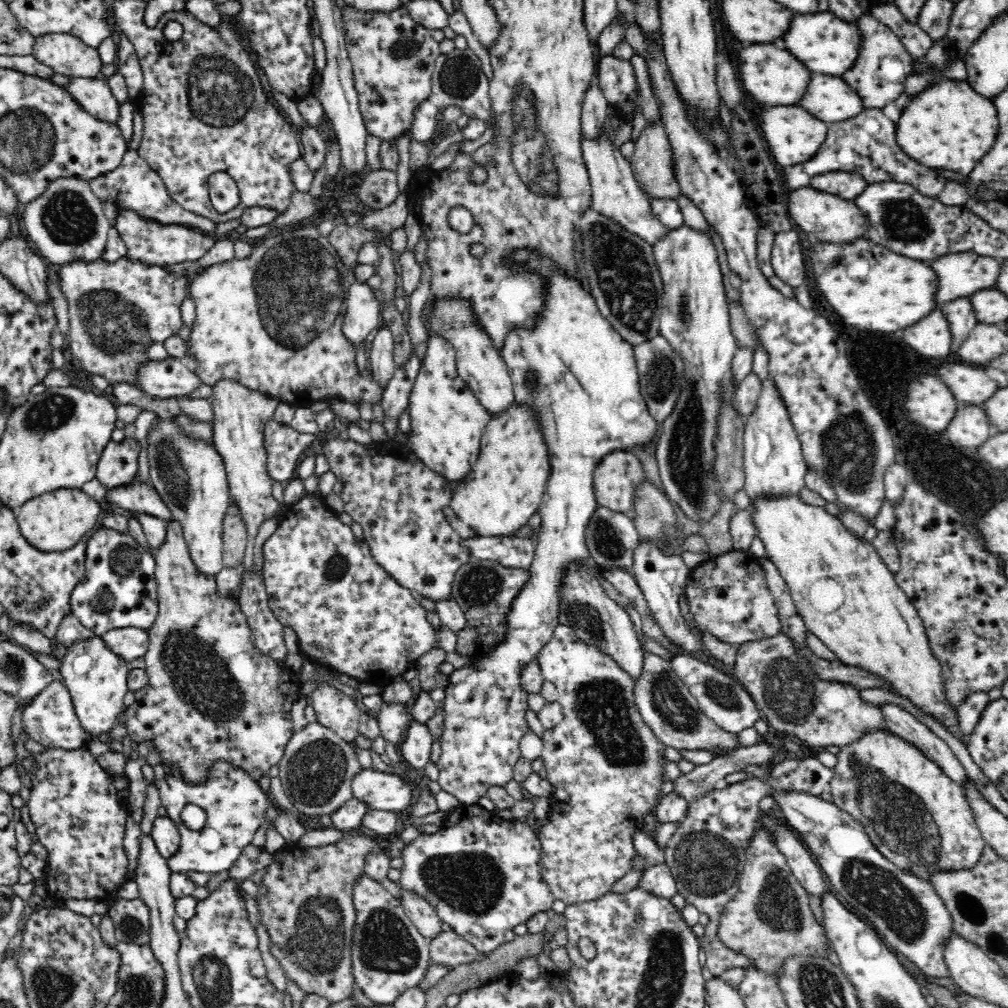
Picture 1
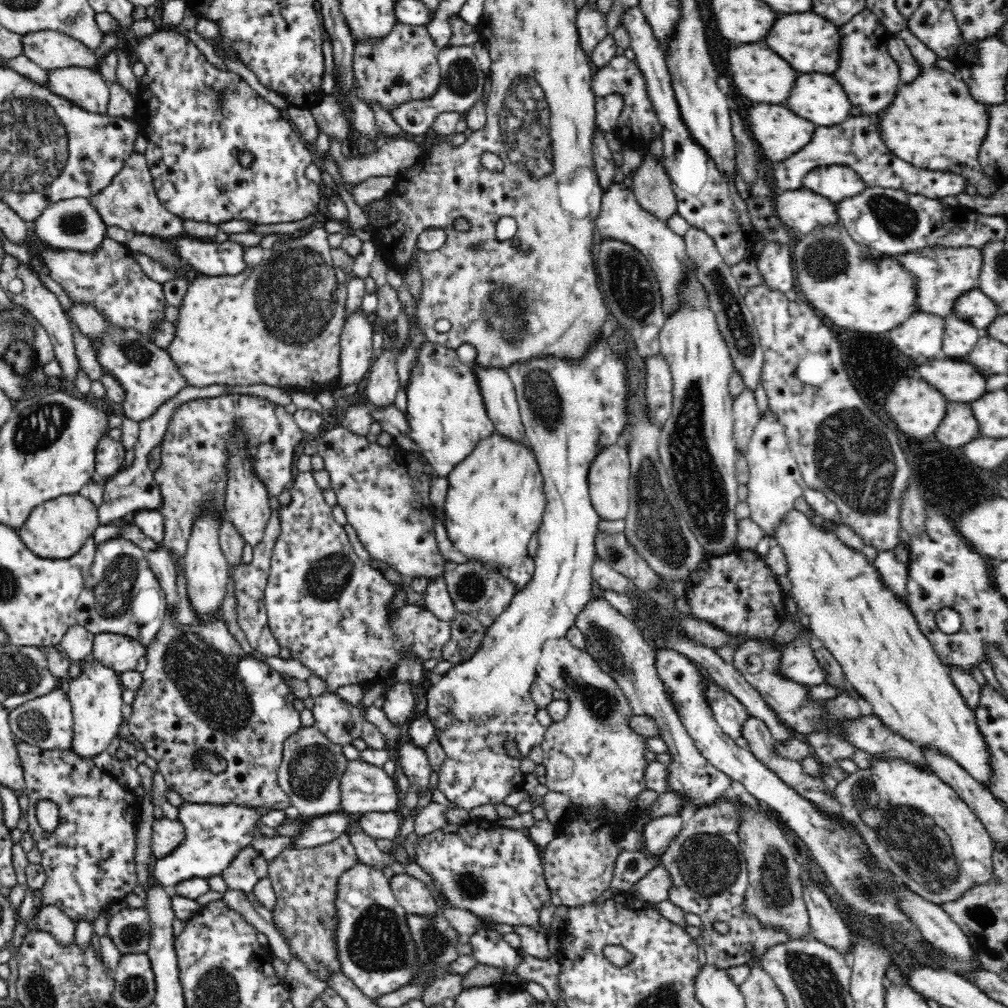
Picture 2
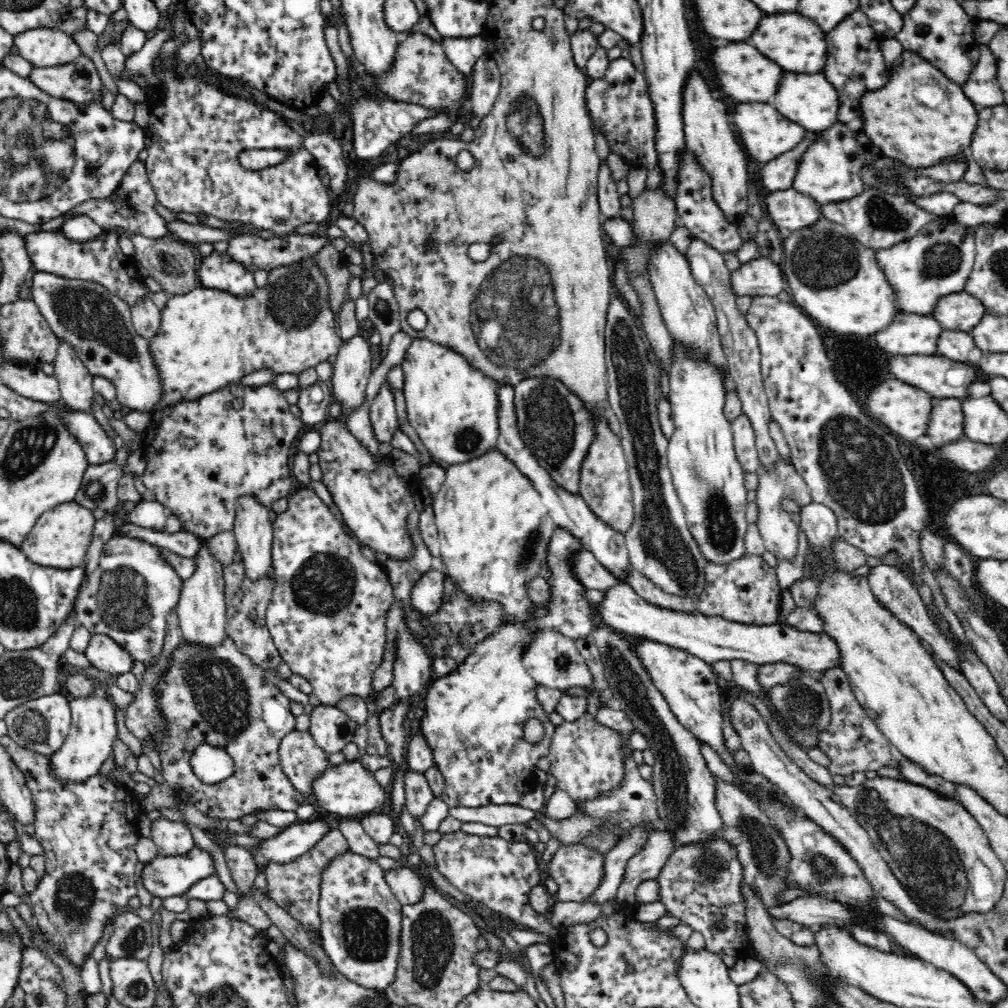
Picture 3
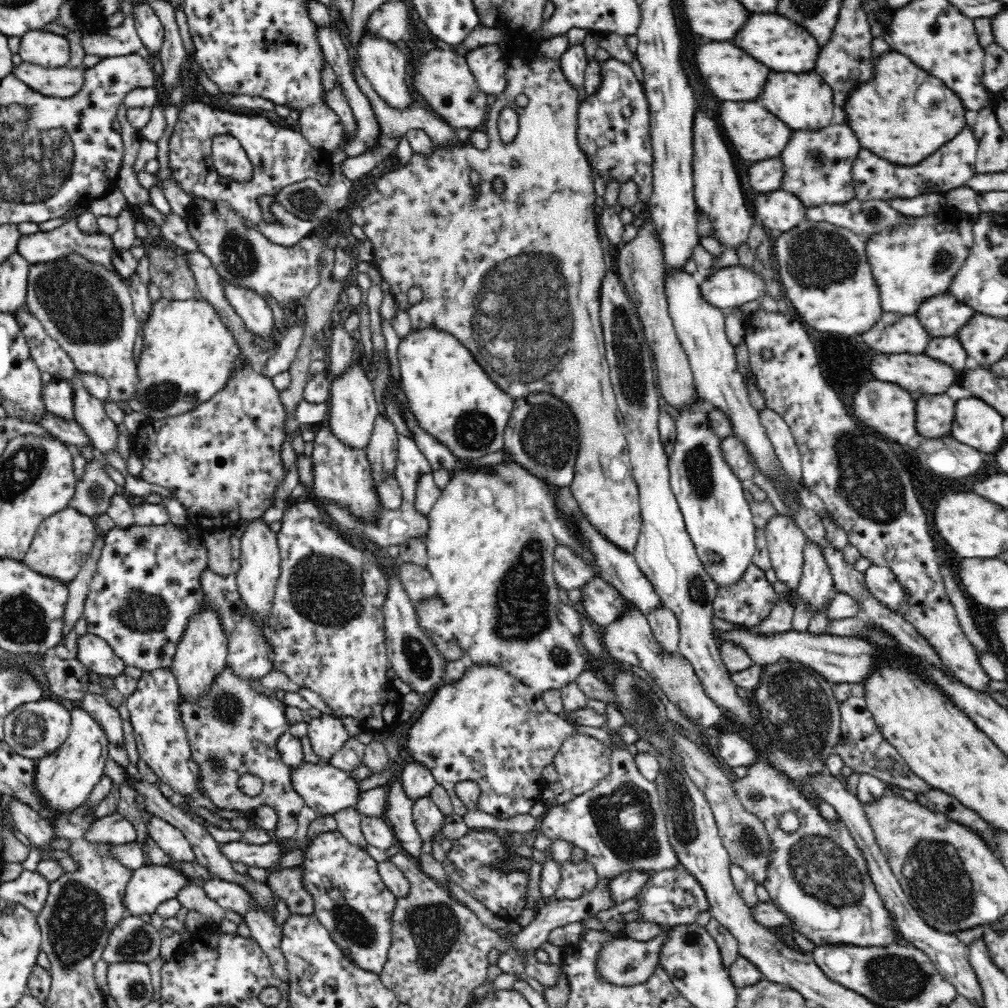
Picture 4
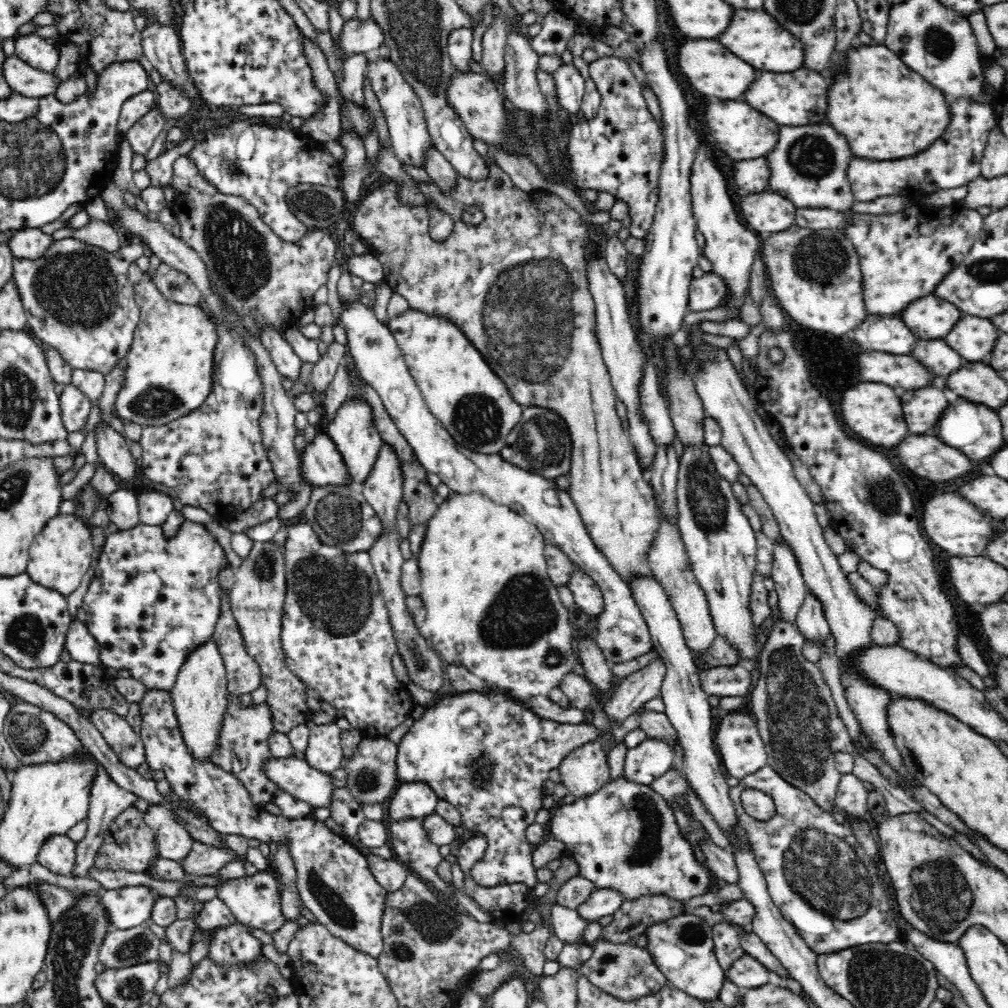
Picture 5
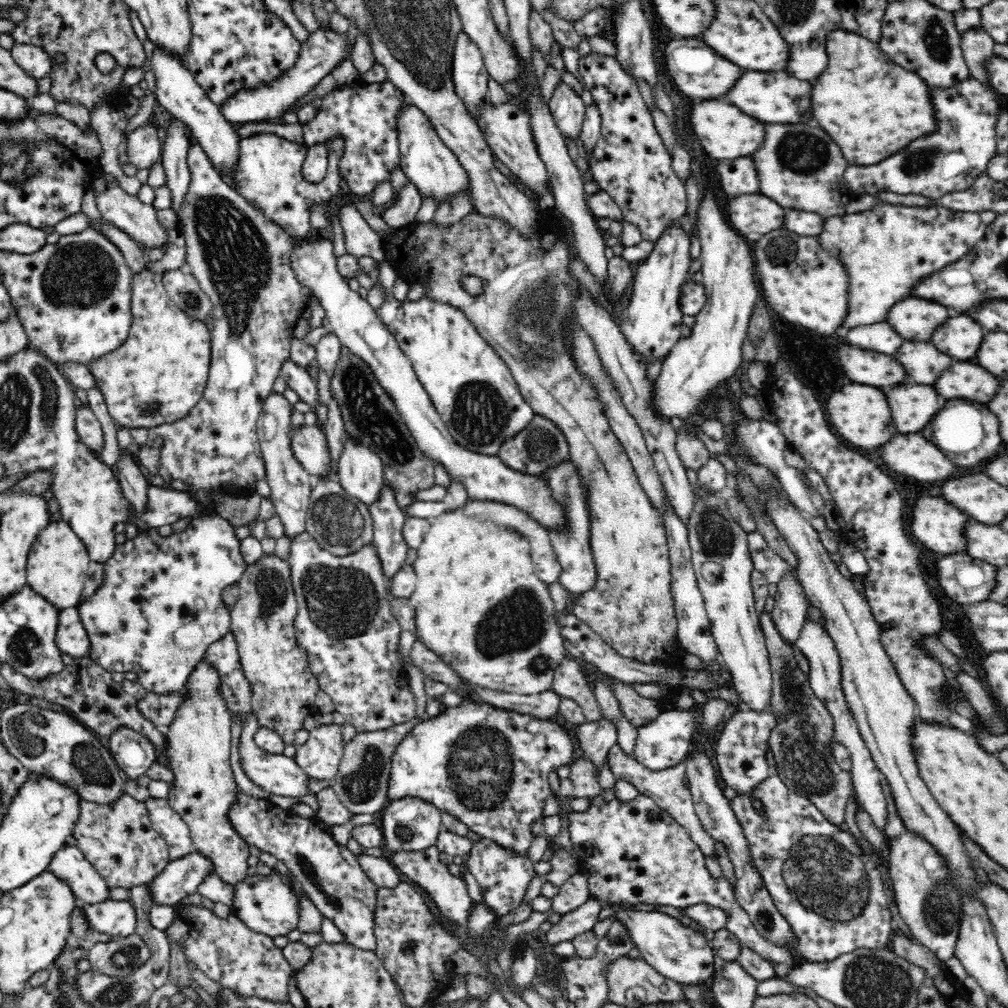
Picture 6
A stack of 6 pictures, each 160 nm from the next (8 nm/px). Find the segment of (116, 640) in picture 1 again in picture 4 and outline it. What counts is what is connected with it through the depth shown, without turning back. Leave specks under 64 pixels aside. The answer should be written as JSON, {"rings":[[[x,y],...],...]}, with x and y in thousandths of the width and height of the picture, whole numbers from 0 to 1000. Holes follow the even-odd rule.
{"rings":[[[89,627],[79,631],[76,635],[76,654],[94,669],[110,672],[122,669],[125,658],[115,649],[111,640],[105,635]]]}

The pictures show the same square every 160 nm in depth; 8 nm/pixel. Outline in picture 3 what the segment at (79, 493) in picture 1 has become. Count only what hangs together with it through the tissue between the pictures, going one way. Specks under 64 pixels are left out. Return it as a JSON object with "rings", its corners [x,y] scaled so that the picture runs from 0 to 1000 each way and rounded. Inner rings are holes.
{"rings":[[[75,497],[58,499],[56,503],[44,507],[44,510],[38,513],[34,524],[20,543],[28,555],[43,563],[73,563],[73,561],[83,558],[93,532],[94,518],[93,509],[81,500]]]}

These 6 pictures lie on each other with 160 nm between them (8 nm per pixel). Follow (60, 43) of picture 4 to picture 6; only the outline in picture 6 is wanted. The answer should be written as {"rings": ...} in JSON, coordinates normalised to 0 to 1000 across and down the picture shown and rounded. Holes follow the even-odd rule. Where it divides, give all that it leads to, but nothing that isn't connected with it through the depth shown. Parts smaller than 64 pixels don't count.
{"rings":[[[14,44],[11,56],[18,65],[34,78],[48,76],[50,65],[52,65],[51,57],[38,45]]]}

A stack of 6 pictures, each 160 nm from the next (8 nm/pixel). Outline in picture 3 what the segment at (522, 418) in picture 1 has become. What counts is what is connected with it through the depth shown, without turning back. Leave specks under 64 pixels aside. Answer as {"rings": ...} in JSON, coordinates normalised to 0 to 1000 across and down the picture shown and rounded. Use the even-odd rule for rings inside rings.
{"rings":[[[493,442],[488,443],[468,456],[446,461],[441,466],[440,480],[433,490],[428,504],[435,519],[440,569],[452,573],[456,582],[472,594],[480,592],[498,597],[499,617],[522,614],[530,598],[523,592],[519,579],[532,568],[536,569],[551,521],[526,473],[502,449]]]}

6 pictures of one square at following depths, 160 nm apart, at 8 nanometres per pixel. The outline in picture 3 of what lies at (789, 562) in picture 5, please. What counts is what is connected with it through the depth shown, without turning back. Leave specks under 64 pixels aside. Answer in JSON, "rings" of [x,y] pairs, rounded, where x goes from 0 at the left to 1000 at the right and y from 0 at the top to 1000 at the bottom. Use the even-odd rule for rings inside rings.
{"rings":[[[774,450],[764,461],[753,458],[750,469],[752,480],[749,484],[749,502],[751,502],[749,519],[756,534],[759,536],[759,545],[766,549],[772,557],[784,556],[792,548],[794,523],[788,518],[788,511],[780,507],[778,499],[780,496],[789,496],[798,501],[807,496],[806,491],[790,463],[788,463],[785,457],[780,457]]]}

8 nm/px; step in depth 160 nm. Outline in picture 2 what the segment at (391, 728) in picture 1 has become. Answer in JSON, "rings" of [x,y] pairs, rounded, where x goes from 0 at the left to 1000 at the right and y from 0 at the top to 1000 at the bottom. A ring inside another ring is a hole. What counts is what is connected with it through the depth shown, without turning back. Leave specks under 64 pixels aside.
{"rings":[[[393,677],[383,687],[379,706],[393,721],[401,722],[411,710],[411,688],[408,683],[400,677]]]}

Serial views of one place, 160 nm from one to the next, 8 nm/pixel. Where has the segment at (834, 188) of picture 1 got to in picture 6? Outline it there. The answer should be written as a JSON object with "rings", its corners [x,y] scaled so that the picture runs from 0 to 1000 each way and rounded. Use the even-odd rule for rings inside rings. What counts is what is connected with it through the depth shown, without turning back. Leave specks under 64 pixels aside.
{"rings":[[[760,123],[760,139],[756,147],[746,155],[752,173],[752,187],[758,194],[764,195],[779,208],[788,207],[808,210],[819,217],[824,214],[839,212],[842,200],[848,199],[851,192],[845,189],[836,179],[839,165],[843,165],[833,147],[815,127],[804,127],[800,123]]]}

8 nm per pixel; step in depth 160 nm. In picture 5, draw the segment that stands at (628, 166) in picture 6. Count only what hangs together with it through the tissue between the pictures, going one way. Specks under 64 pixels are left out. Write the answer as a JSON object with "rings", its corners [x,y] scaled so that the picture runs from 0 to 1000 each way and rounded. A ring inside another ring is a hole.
{"rings":[[[599,57],[583,63],[585,77],[596,95],[596,104],[587,119],[573,121],[565,130],[563,154],[565,165],[556,171],[565,183],[579,188],[599,188],[624,204],[626,234],[640,237],[654,199],[654,170],[658,160],[658,135],[647,116],[637,87],[619,59]]]}

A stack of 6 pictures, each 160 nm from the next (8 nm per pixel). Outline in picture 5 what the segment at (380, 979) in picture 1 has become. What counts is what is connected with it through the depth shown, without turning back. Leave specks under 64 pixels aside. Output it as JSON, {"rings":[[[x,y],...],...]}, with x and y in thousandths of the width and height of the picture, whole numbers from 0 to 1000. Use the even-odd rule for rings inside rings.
{"rings":[[[147,685],[139,697],[141,722],[138,728],[149,762],[167,773],[169,782],[179,793],[199,803],[212,823],[242,829],[245,833],[252,831],[266,839],[271,836],[275,841],[282,838],[292,855],[294,877],[303,900],[332,930],[353,943],[374,950],[379,944],[378,915],[385,885],[372,873],[366,854],[353,842],[352,835],[331,826],[310,809],[304,813],[270,809],[262,799],[252,797],[236,772],[214,758],[193,754],[184,742],[167,688]]]}

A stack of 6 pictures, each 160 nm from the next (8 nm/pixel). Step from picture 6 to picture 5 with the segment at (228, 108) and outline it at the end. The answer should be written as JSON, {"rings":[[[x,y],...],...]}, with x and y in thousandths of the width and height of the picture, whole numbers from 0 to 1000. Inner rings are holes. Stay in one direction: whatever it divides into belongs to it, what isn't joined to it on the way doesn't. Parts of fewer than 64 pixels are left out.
{"rings":[[[349,18],[341,22],[336,36],[329,40],[330,52],[341,62],[349,56],[355,56],[369,48],[379,46],[381,35],[379,29],[373,25],[373,21],[368,18],[363,21]]]}

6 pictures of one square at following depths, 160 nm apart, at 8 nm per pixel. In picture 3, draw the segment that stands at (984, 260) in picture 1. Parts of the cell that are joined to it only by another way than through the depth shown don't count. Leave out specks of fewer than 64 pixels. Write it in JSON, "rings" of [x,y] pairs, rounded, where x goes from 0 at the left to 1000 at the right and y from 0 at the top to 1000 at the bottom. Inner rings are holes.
{"rings":[[[950,219],[926,221],[905,238],[899,238],[886,246],[871,249],[871,260],[879,268],[881,278],[889,284],[891,304],[895,311],[927,313],[931,301],[940,293],[957,289],[969,249],[967,235],[955,228]]]}

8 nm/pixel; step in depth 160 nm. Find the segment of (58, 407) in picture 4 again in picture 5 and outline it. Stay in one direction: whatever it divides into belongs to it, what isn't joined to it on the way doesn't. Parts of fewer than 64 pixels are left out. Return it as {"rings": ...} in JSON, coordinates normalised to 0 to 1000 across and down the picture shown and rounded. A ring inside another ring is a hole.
{"rings":[[[71,381],[65,383],[63,389],[59,393],[59,403],[64,426],[68,430],[81,429],[93,401],[94,399],[89,398],[89,395],[75,383]]]}

